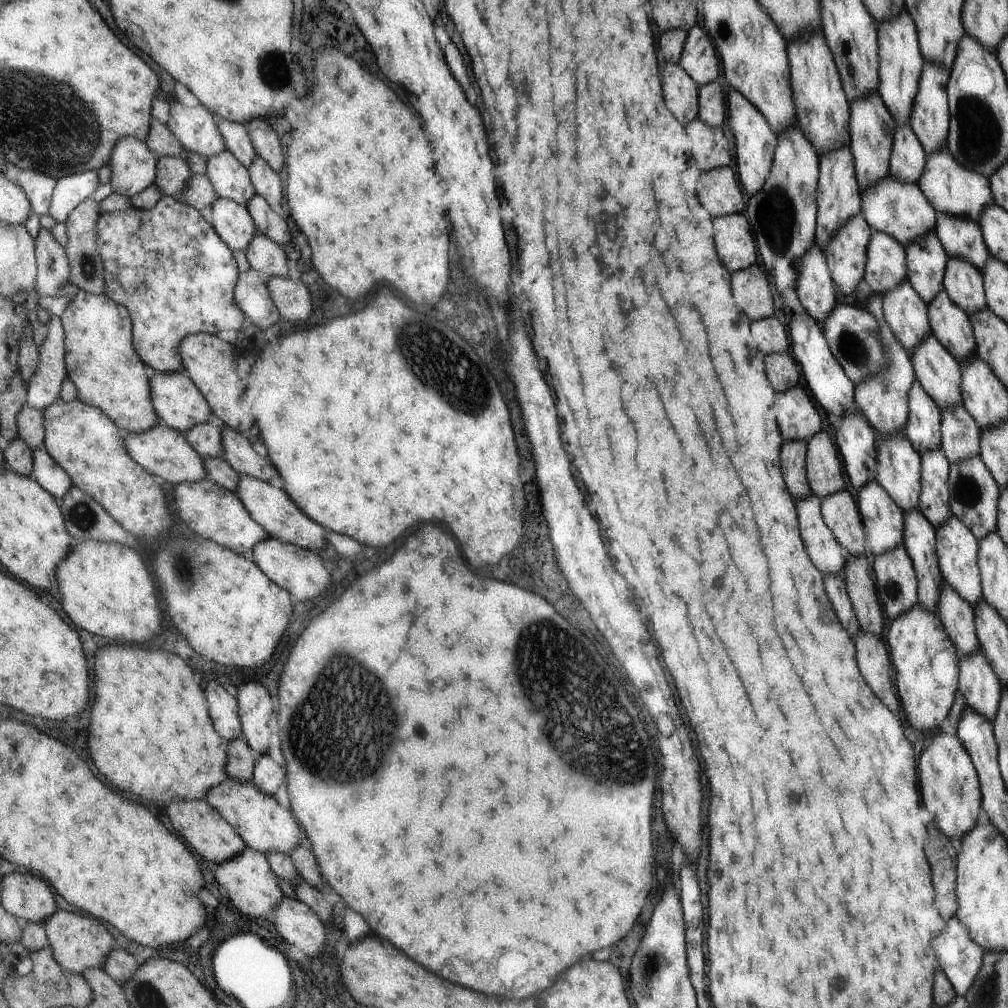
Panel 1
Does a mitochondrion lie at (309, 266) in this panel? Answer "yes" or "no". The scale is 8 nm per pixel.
no

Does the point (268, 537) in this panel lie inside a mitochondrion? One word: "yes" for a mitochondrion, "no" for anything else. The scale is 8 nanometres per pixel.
no

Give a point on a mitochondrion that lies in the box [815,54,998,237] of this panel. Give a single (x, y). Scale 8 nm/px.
(973, 111)

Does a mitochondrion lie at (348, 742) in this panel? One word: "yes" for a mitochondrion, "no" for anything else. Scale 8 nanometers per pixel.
yes

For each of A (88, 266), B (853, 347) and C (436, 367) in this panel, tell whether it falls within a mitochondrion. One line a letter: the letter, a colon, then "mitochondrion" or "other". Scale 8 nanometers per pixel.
A: mitochondrion
B: mitochondrion
C: mitochondrion

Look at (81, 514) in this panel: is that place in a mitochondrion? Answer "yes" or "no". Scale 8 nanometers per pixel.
yes

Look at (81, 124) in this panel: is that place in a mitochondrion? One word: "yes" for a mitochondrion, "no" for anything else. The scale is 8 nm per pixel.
yes

